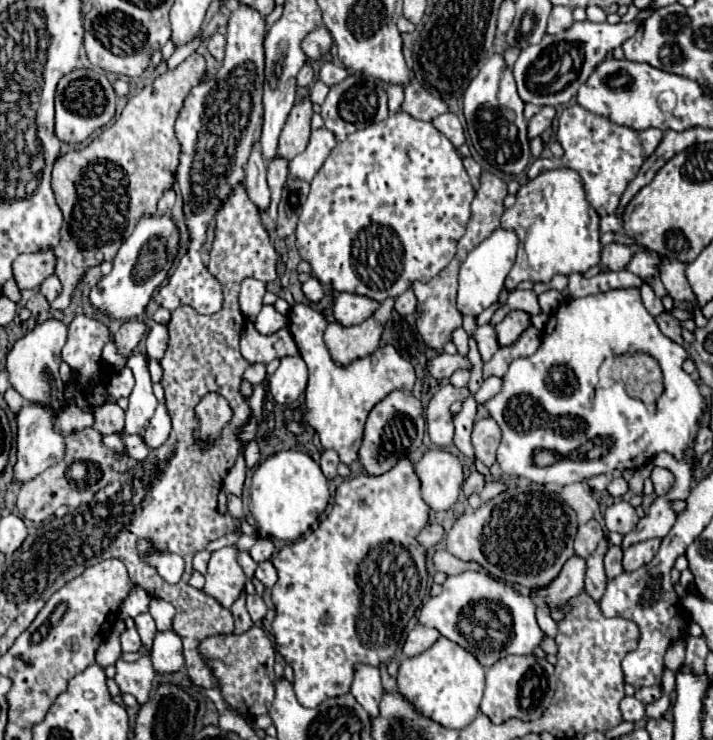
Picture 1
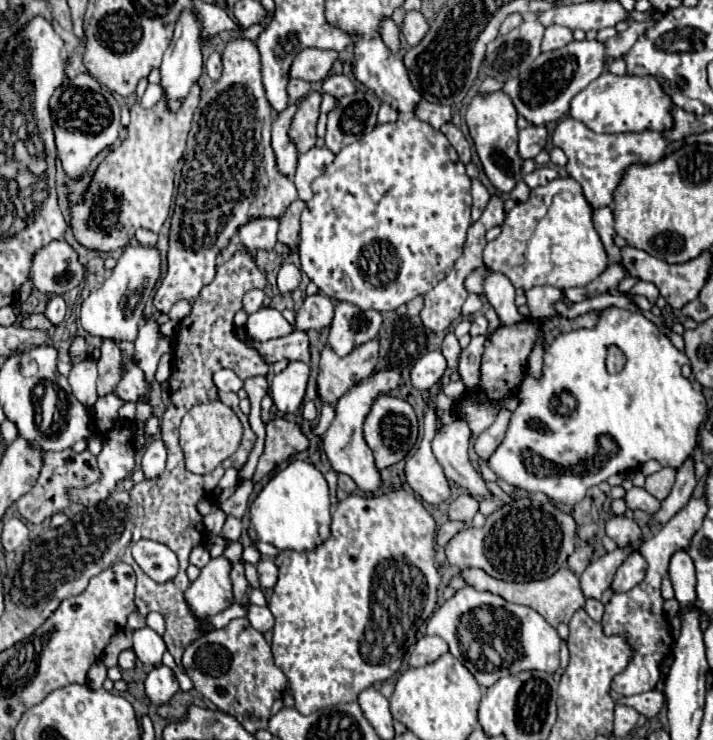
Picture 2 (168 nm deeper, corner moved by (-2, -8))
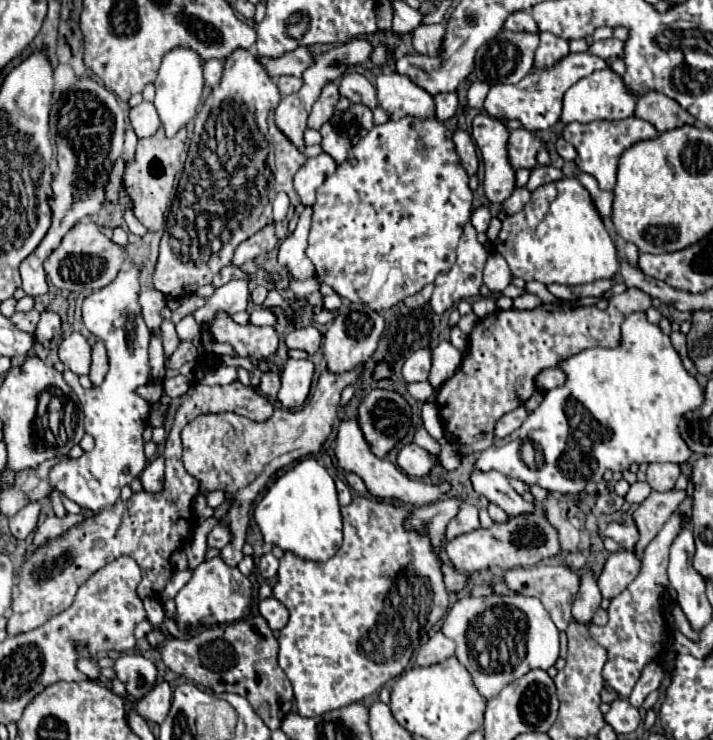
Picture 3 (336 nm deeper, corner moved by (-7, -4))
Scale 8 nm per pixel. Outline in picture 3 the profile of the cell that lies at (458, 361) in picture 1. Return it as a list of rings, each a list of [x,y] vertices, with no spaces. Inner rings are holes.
[[[421,349],[415,351],[401,367],[401,377],[407,383],[415,383],[415,381],[427,381],[431,369],[431,351],[429,349]]]

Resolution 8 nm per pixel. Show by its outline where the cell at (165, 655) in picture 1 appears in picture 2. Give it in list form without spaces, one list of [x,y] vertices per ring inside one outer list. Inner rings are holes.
[[[158,665],[154,667],[146,681],[144,681],[144,687],[146,687],[146,695],[150,697],[150,701],[154,705],[162,705],[162,703],[168,703],[170,697],[180,689],[178,687],[178,681],[176,681],[176,675],[170,667],[166,665]]]

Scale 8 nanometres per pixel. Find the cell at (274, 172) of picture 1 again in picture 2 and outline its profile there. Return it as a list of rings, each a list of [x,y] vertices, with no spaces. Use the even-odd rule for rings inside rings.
[[[288,105],[288,109],[284,109],[272,123],[272,149],[276,155],[276,169],[286,177],[294,175],[298,161],[298,151],[288,137],[288,127],[294,113],[296,113],[296,105]]]

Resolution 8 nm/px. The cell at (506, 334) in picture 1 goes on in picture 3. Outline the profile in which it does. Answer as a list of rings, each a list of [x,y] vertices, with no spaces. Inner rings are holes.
[[[627,289],[621,295],[615,295],[609,299],[609,307],[605,311],[597,307],[571,307],[563,303],[551,303],[551,305],[539,305],[531,311],[519,311],[519,309],[497,309],[485,319],[479,319],[475,327],[471,329],[467,337],[467,351],[461,359],[459,369],[451,379],[447,379],[439,391],[437,391],[437,409],[439,419],[443,427],[443,435],[447,441],[459,445],[459,453],[471,455],[477,451],[483,451],[493,445],[495,435],[493,427],[495,423],[511,409],[523,405],[535,391],[535,379],[543,369],[557,367],[561,361],[581,353],[589,347],[617,347],[621,337],[621,323],[627,315],[635,311],[647,311],[651,307],[651,297],[639,289]]]

